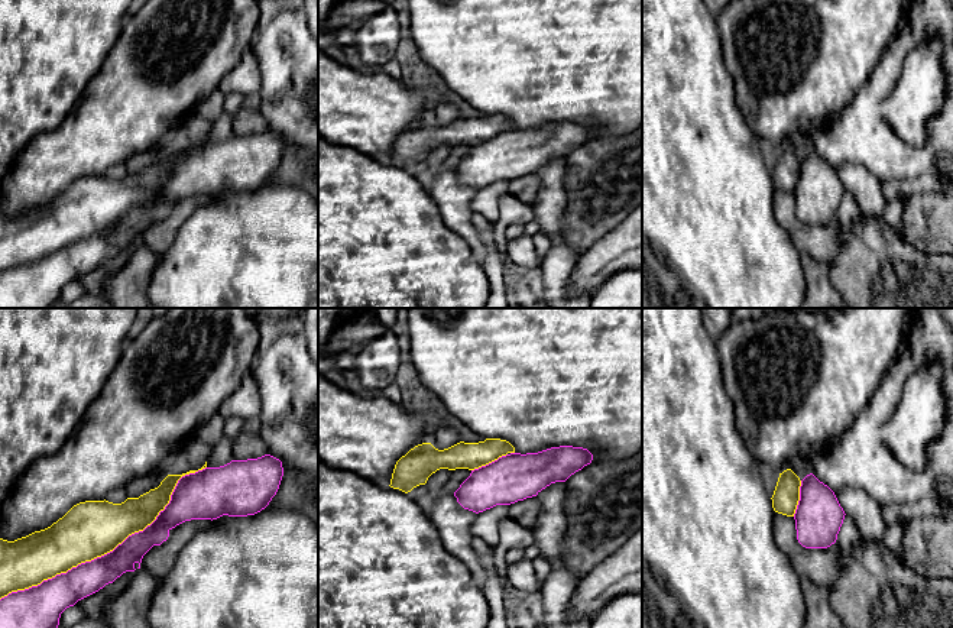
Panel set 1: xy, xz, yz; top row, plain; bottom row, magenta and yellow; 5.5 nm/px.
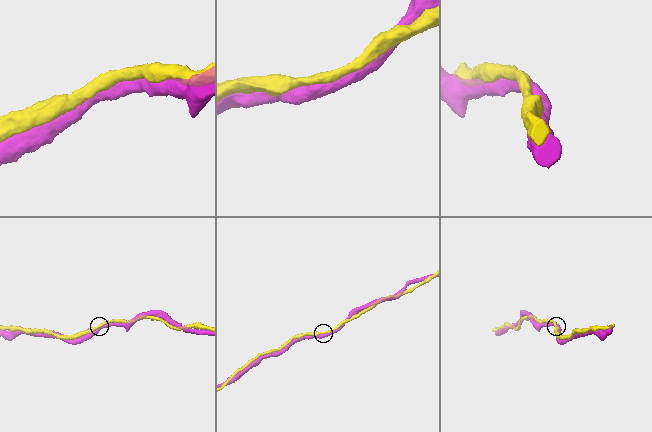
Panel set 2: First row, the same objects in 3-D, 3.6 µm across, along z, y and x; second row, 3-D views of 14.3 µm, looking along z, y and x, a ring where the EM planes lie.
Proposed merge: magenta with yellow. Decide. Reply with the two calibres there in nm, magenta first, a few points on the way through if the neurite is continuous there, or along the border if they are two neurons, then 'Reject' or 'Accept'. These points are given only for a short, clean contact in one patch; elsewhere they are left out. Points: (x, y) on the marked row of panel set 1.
Thickness 180 nm (magenta) against 320 nm. Accept

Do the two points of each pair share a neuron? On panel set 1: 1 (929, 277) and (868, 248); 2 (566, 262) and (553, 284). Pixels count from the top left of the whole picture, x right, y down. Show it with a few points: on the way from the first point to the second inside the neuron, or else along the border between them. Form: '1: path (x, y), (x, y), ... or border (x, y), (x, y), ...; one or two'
1: path (914, 277), (897, 277), (882, 262); one
2: path (560, 268), (557, 278); one

